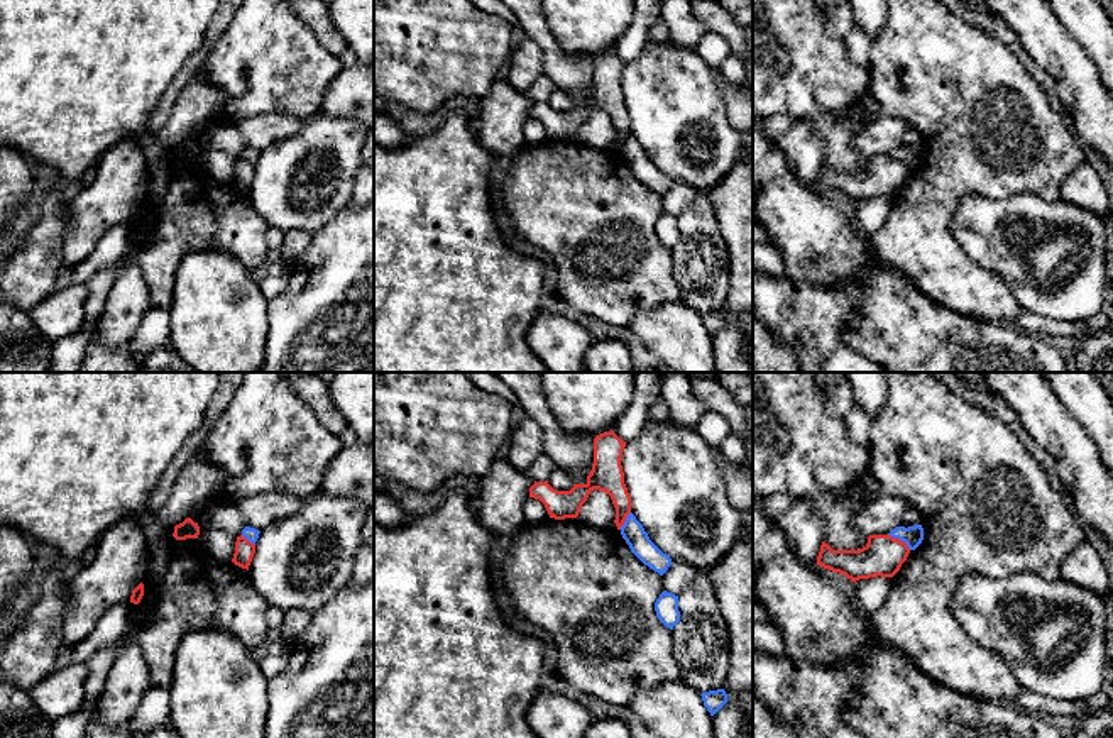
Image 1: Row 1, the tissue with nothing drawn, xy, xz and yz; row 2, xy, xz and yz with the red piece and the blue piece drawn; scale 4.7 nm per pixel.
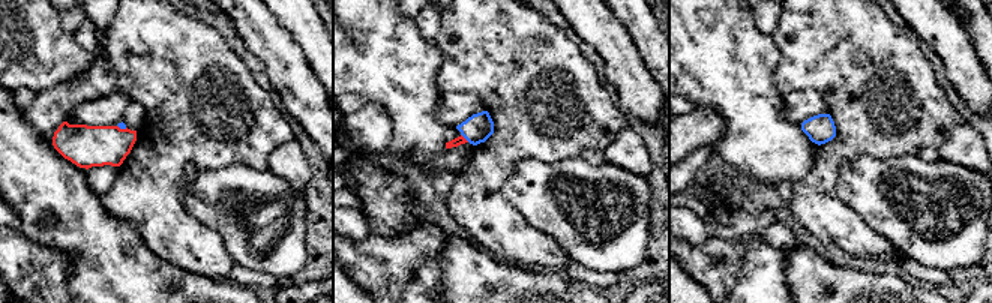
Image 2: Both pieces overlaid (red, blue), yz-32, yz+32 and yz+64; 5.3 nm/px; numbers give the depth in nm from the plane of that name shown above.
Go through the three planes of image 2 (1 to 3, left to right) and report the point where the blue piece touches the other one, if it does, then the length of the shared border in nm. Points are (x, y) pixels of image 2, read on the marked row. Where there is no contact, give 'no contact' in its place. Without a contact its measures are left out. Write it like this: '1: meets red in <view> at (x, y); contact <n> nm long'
1: meets red in yz-32 at (122, 129); contact 60 nm long
2: meets red in yz+32 at (464, 138); contact 60 nm long
3: no contact

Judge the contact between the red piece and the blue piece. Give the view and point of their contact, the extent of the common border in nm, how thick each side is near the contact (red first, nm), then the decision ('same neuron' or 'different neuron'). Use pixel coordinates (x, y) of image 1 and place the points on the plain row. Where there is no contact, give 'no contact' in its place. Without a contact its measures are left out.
contact yz (900, 161); length 130 nm; calibres 190 and 90 nm; different neuron

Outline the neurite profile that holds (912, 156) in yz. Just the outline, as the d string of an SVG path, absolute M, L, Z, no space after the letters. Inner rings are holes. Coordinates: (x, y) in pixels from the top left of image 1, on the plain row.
M912 127L902 139L902 144L888 154L907 164L910 171L915 171L924 161L924 149L920 146L920 134Z

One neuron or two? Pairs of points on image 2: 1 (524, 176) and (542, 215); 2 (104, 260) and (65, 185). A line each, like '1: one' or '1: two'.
1: one
2: one

